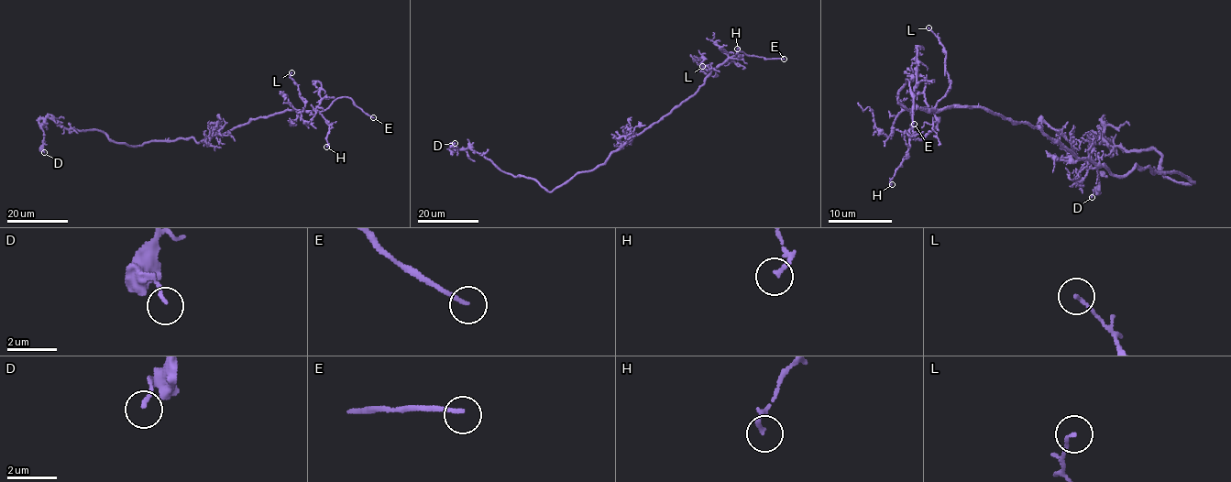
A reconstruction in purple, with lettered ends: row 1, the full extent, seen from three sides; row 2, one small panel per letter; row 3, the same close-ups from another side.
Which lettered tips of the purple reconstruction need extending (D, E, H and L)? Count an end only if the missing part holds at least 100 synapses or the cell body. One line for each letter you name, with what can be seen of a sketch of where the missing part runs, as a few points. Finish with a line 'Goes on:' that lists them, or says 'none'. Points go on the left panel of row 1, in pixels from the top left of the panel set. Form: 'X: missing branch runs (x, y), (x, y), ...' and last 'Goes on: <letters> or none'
Goes on: E

